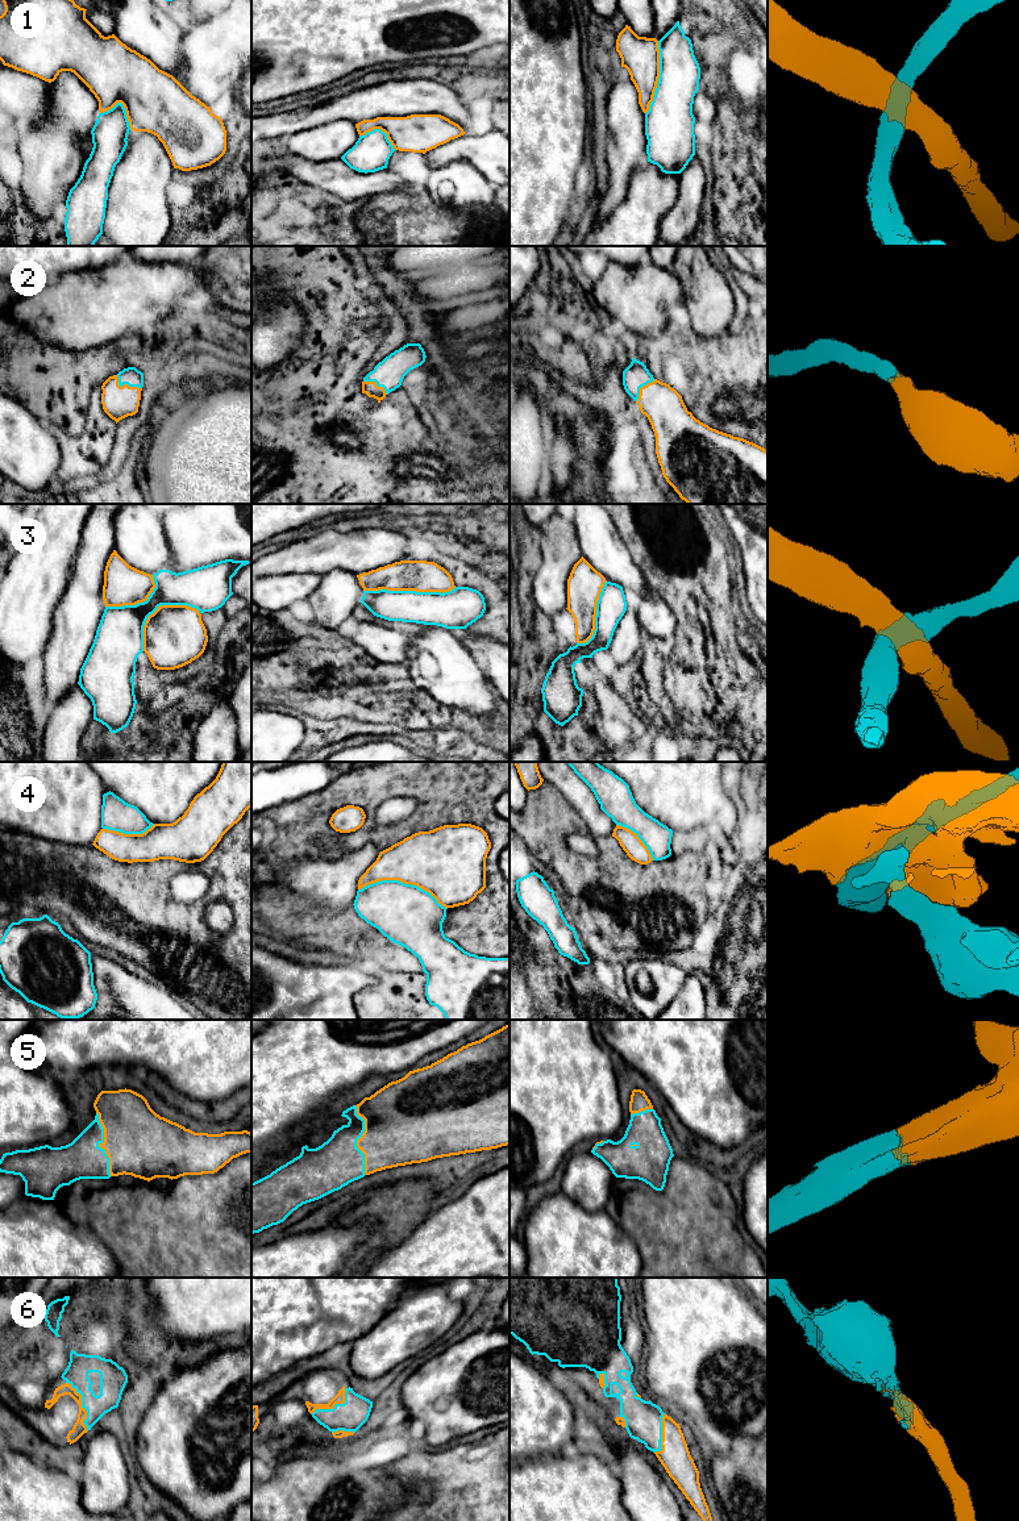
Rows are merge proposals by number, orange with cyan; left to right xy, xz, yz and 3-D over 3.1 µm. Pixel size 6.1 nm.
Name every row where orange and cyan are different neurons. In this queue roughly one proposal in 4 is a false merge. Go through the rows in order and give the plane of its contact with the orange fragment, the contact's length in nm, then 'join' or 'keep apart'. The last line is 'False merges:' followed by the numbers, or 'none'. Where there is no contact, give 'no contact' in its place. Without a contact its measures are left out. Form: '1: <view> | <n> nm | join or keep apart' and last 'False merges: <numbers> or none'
1: yz | 460 nm | keep apart
2: xy | 180 nm | join
3: xz | 550 nm | keep apart
4: xz | 550 nm | join
5: xz | 420 nm | join
6: xy | 340 nm | join
False merges: 1, 3

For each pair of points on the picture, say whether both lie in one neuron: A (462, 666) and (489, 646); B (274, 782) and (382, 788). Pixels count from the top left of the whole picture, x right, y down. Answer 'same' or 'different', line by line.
A: different
B: different

